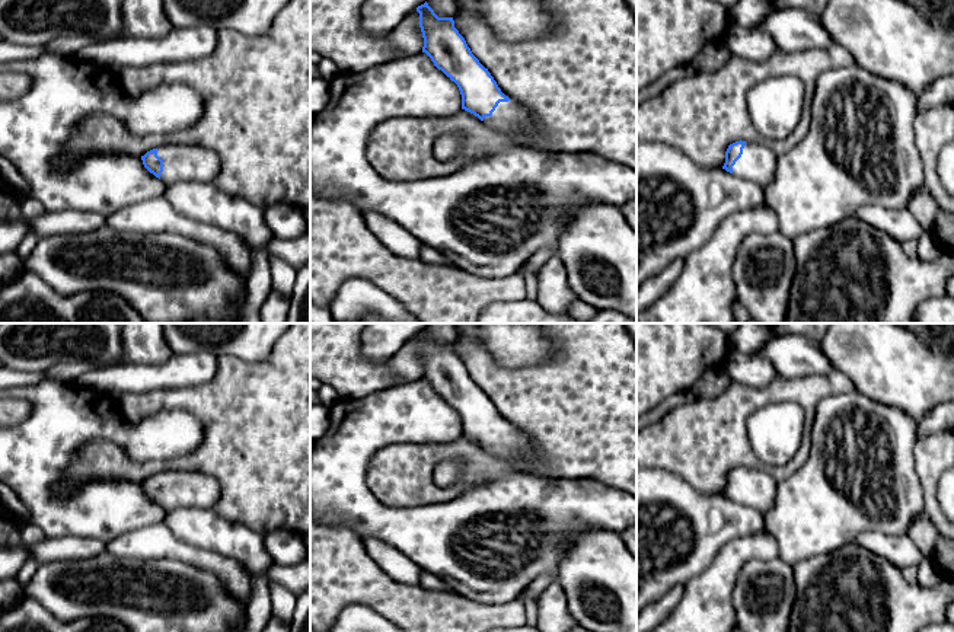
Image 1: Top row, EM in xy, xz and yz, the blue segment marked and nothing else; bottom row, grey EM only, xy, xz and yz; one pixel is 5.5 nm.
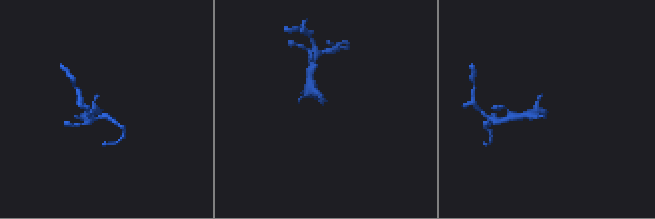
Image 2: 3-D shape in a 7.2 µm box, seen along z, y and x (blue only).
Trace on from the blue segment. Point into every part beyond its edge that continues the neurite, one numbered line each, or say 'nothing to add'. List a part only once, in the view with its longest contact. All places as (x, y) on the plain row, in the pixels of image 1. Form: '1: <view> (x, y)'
1: xz (510, 443)

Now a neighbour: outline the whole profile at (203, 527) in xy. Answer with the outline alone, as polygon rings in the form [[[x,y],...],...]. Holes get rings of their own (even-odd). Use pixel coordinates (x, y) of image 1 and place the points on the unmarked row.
[[[176,508],[166,511],[163,524],[179,540],[230,556],[253,574],[265,575],[274,565],[262,534],[220,517],[214,510]]]

